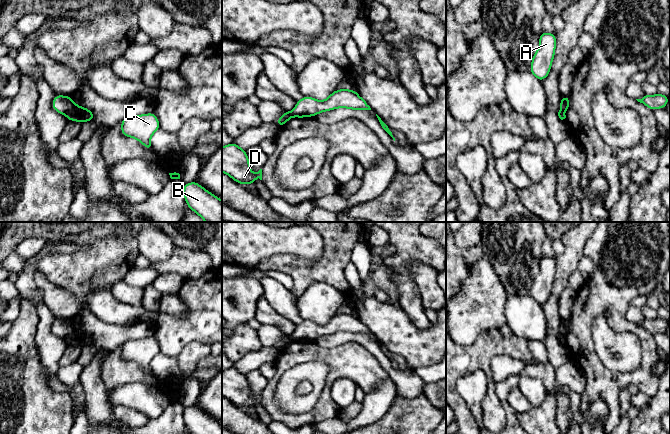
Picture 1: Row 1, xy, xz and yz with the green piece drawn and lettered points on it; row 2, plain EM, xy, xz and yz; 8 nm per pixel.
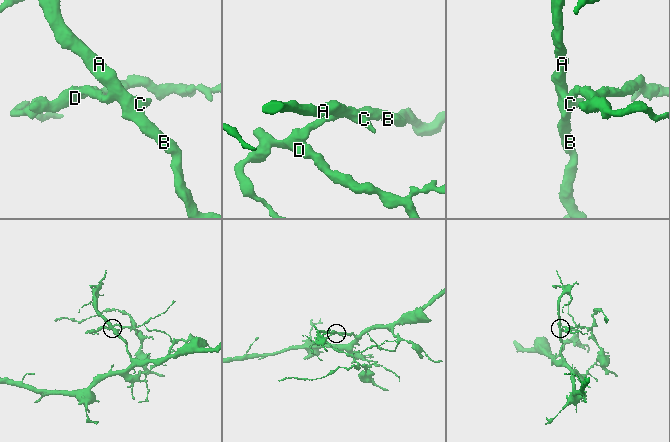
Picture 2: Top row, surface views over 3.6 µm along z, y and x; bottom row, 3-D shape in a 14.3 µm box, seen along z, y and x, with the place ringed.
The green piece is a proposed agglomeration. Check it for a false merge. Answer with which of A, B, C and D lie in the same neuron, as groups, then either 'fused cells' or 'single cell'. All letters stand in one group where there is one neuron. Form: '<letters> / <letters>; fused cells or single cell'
A B C / D; fused cells

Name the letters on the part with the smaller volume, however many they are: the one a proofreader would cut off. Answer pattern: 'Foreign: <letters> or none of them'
Foreign: D

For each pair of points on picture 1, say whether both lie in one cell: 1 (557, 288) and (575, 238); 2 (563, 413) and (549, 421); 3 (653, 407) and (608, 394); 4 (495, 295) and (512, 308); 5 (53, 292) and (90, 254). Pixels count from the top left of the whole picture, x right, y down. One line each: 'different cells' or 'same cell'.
1: same cell
2: different cells
3: different cells
4: different cells
5: different cells

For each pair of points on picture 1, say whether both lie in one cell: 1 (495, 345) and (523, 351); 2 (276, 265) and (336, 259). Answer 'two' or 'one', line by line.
1: one
2: one

